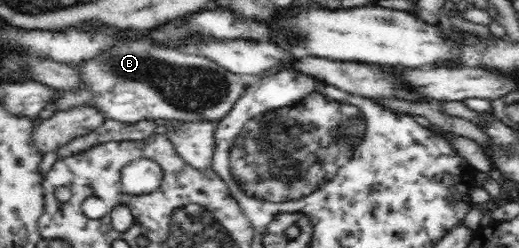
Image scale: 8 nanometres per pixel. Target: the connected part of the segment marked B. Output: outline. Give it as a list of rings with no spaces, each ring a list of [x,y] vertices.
[[[122,37],[120,42],[111,50],[107,50],[101,56],[95,56],[95,60],[87,60],[75,69],[81,70],[81,78],[85,80],[85,84],[81,84],[83,88],[89,88],[87,92],[65,92],[65,90],[55,90],[57,100],[49,102],[41,112],[41,119],[51,118],[53,112],[67,110],[75,106],[83,106],[83,104],[91,104],[97,106],[105,118],[119,121],[120,123],[135,124],[141,120],[210,120],[211,122],[219,122],[227,116],[227,112],[235,106],[235,102],[239,97],[243,96],[243,92],[252,80],[250,78],[241,78],[238,74],[233,74],[219,63],[193,54],[183,49],[173,49],[171,46],[159,45],[153,38],[129,38]]]

